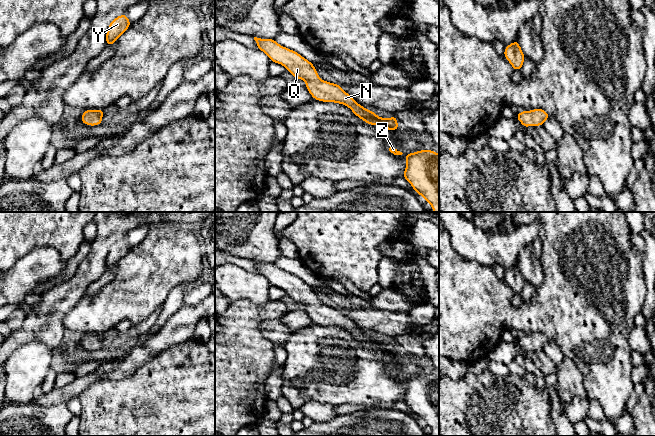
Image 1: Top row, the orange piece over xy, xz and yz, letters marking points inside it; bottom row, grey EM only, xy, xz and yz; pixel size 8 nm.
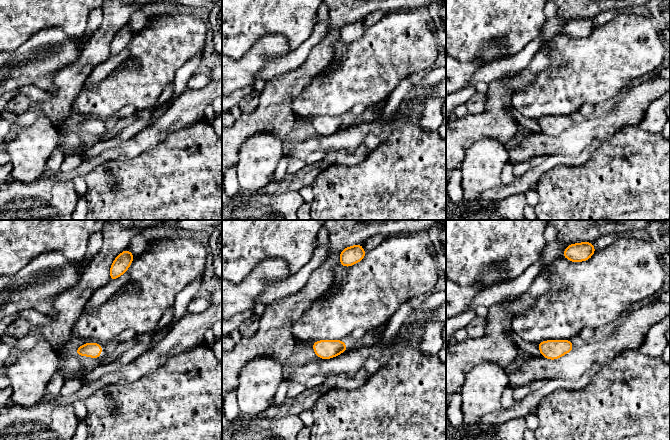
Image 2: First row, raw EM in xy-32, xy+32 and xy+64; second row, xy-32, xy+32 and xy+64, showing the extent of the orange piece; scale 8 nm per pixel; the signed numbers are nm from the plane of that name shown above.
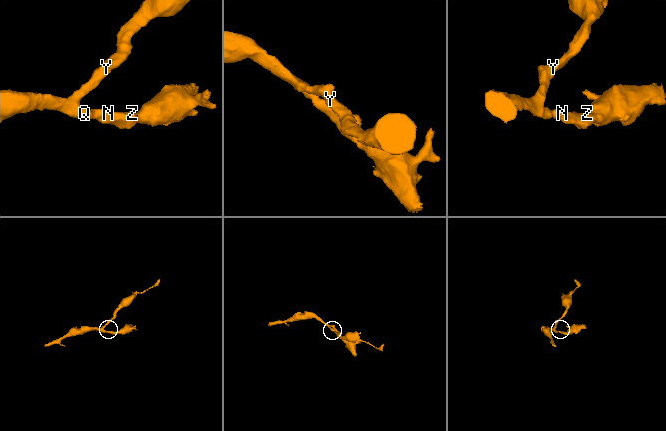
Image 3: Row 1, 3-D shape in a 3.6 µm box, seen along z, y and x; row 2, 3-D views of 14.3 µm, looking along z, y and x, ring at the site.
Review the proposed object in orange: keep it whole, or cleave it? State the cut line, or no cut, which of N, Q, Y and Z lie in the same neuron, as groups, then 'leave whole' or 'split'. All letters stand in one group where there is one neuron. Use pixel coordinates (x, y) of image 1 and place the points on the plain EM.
no cut; N Q Y Z; leave whole

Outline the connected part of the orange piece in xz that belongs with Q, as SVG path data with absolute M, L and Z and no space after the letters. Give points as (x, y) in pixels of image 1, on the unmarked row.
M254 261L254 264L258 273L267 278L271 286L283 289L293 301L304 304L306 306L305 311L314 323L322 326L344 328L357 341L370 349L379 349L390 355L399 354L395 339L385 343L377 340L373 335L367 334L355 326L347 316L343 315L340 309L320 303L313 287L297 276L279 269L274 263Z

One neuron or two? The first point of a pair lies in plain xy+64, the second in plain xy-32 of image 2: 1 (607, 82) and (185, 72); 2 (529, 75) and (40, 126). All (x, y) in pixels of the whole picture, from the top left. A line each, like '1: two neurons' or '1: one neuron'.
1: two neurons
2: two neurons

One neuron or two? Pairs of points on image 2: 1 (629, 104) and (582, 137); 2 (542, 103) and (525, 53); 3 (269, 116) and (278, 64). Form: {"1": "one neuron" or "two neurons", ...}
{"1": "one neuron", "2": "two neurons", "3": "two neurons"}

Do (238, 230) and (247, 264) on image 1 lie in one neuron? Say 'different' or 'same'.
different

